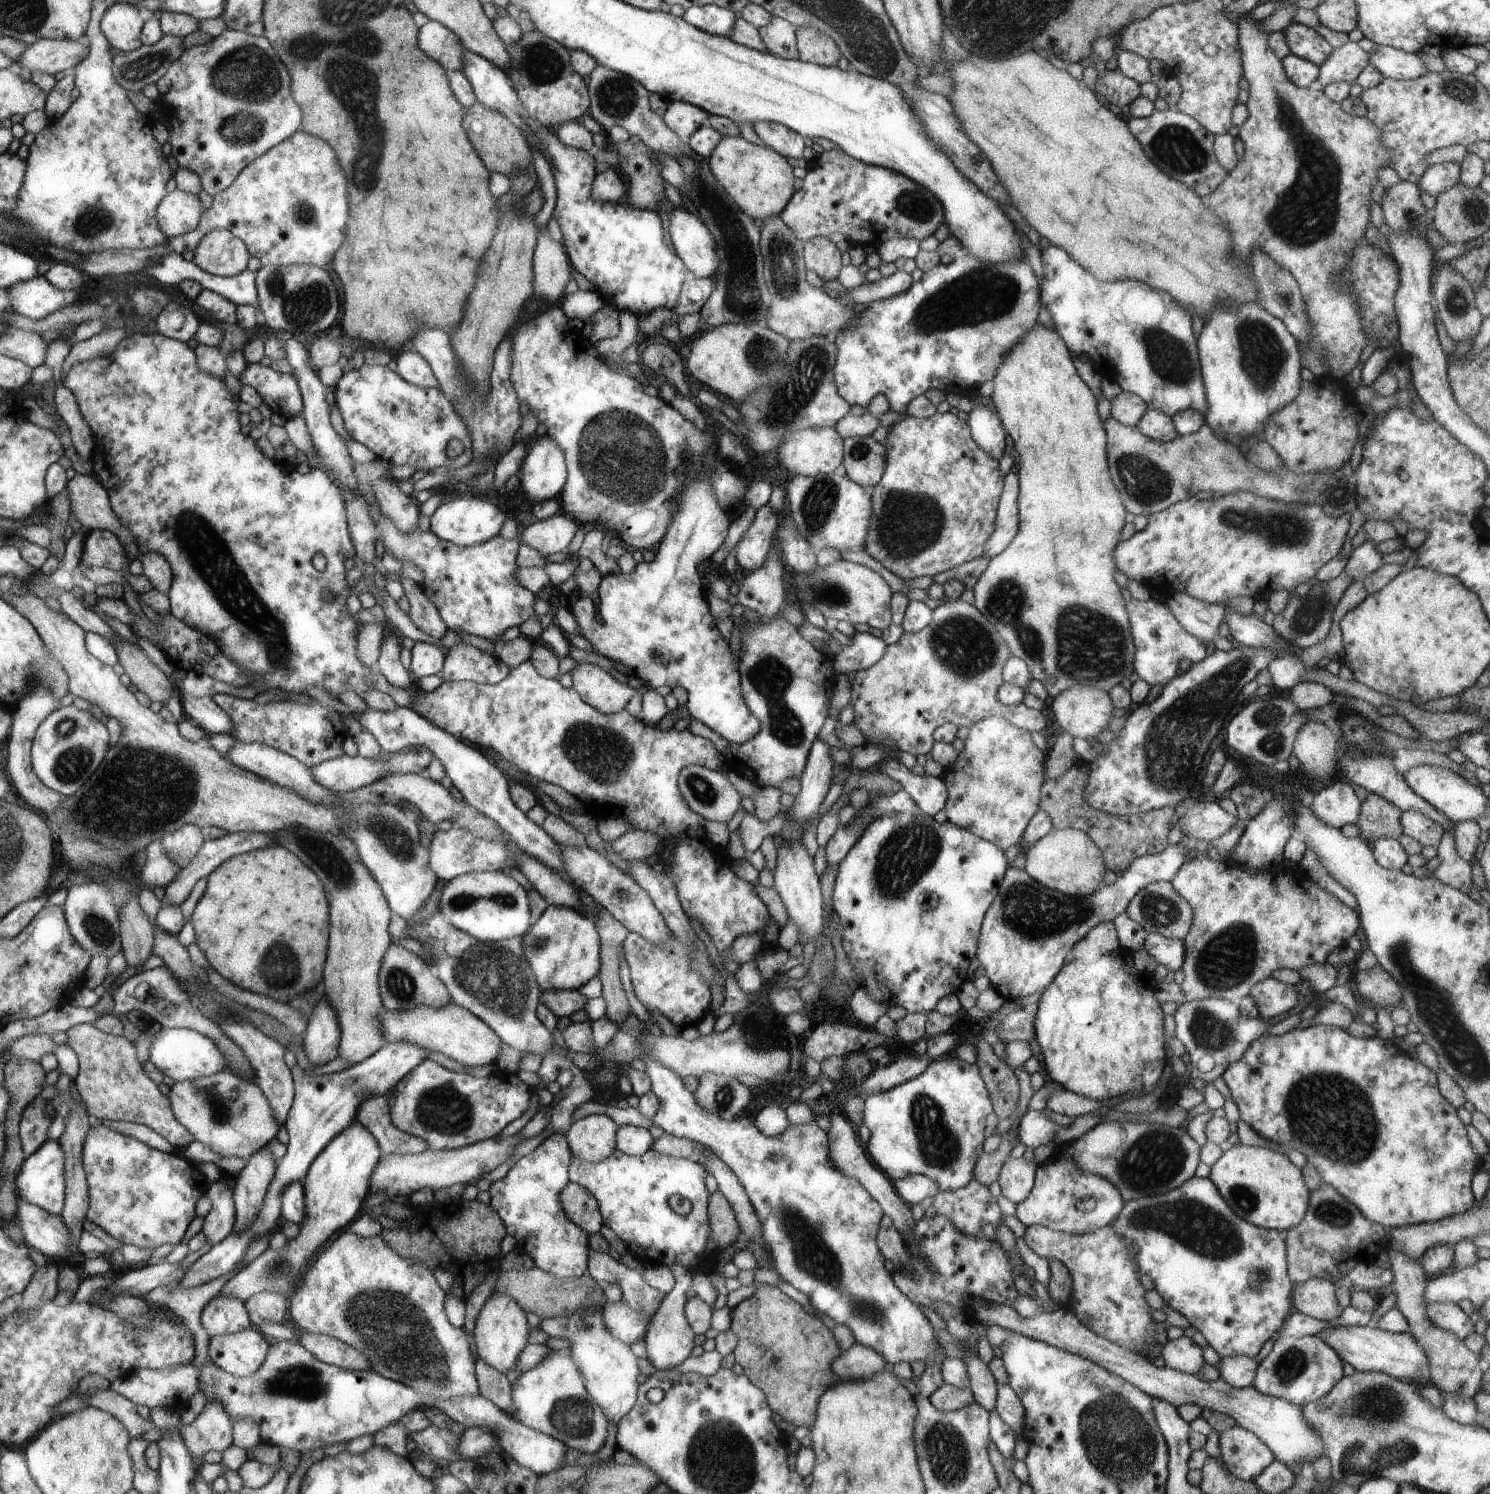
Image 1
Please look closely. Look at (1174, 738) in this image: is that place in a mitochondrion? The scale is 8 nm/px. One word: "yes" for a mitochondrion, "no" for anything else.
yes

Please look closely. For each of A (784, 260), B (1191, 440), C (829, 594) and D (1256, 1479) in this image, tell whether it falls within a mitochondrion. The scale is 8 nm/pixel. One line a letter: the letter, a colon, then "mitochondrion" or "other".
A: mitochondrion
B: other
C: mitochondrion
D: other

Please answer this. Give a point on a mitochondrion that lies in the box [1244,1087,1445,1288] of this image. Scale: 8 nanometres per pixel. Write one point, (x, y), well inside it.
(1334, 1215)

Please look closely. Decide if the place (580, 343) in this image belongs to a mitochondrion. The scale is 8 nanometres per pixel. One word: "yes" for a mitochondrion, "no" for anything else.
no

